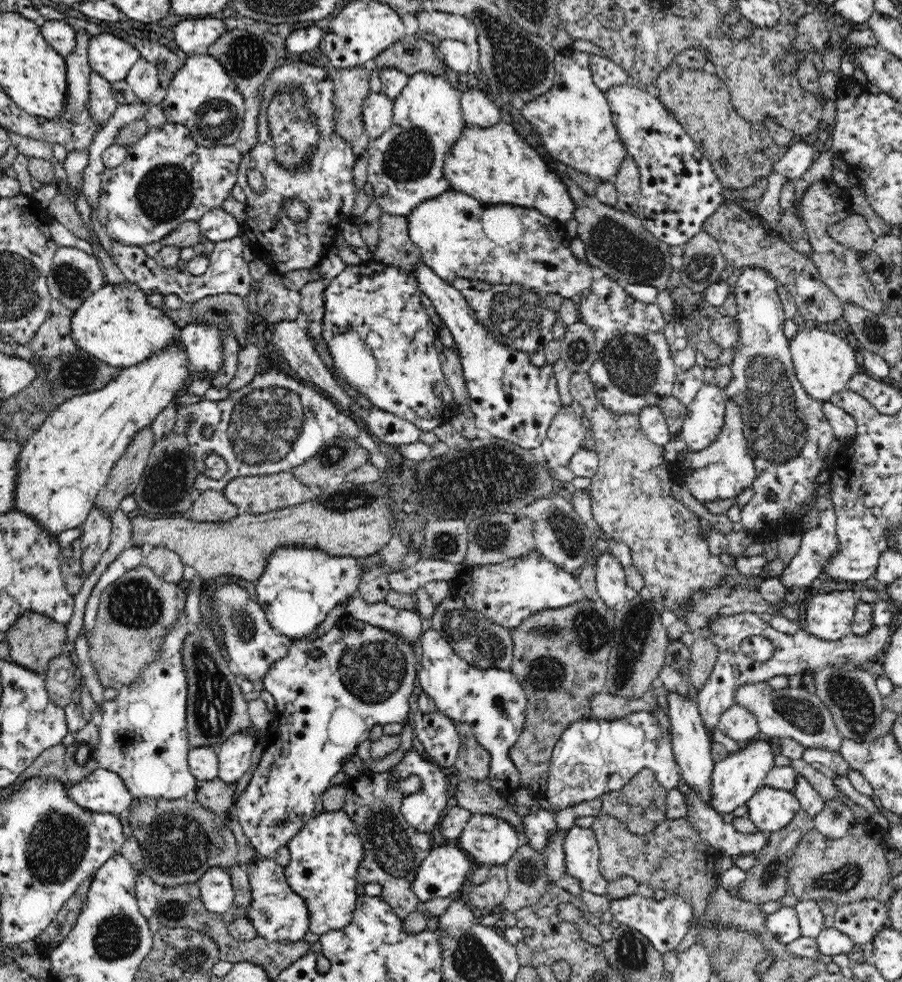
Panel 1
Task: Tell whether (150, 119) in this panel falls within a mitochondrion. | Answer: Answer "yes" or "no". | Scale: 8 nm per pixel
no

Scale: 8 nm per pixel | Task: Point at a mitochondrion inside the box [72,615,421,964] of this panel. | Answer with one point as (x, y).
(177, 843)

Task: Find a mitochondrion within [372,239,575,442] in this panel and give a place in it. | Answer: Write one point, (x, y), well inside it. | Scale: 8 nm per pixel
(513, 316)

